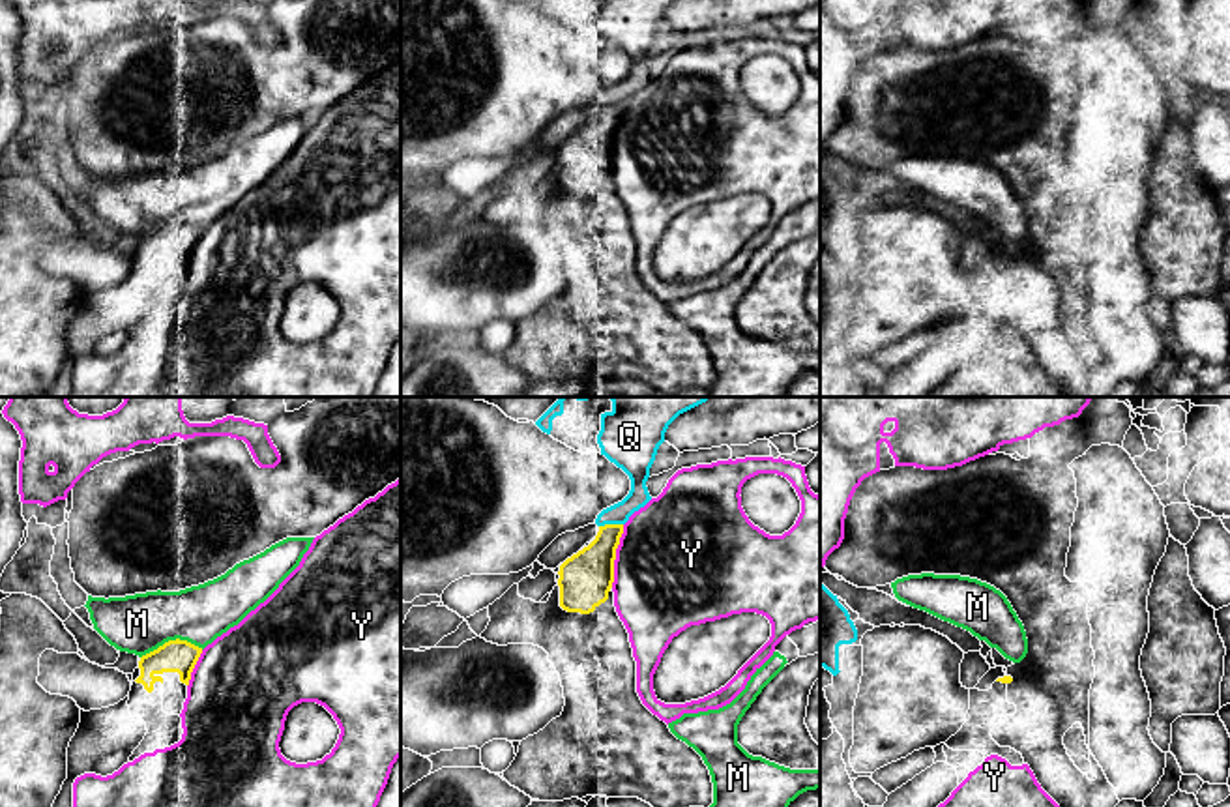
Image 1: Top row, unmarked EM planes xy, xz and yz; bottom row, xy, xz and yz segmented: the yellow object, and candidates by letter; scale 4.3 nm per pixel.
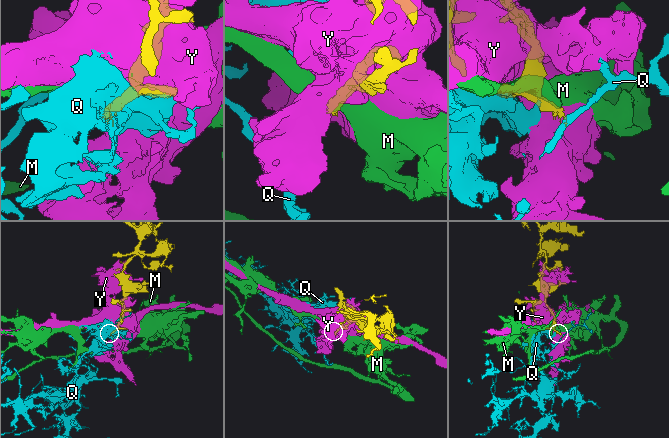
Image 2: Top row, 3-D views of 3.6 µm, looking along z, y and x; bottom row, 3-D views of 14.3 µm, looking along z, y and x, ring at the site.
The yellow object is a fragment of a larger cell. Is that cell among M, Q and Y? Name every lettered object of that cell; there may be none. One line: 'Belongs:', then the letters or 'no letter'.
Belongs: no letter

